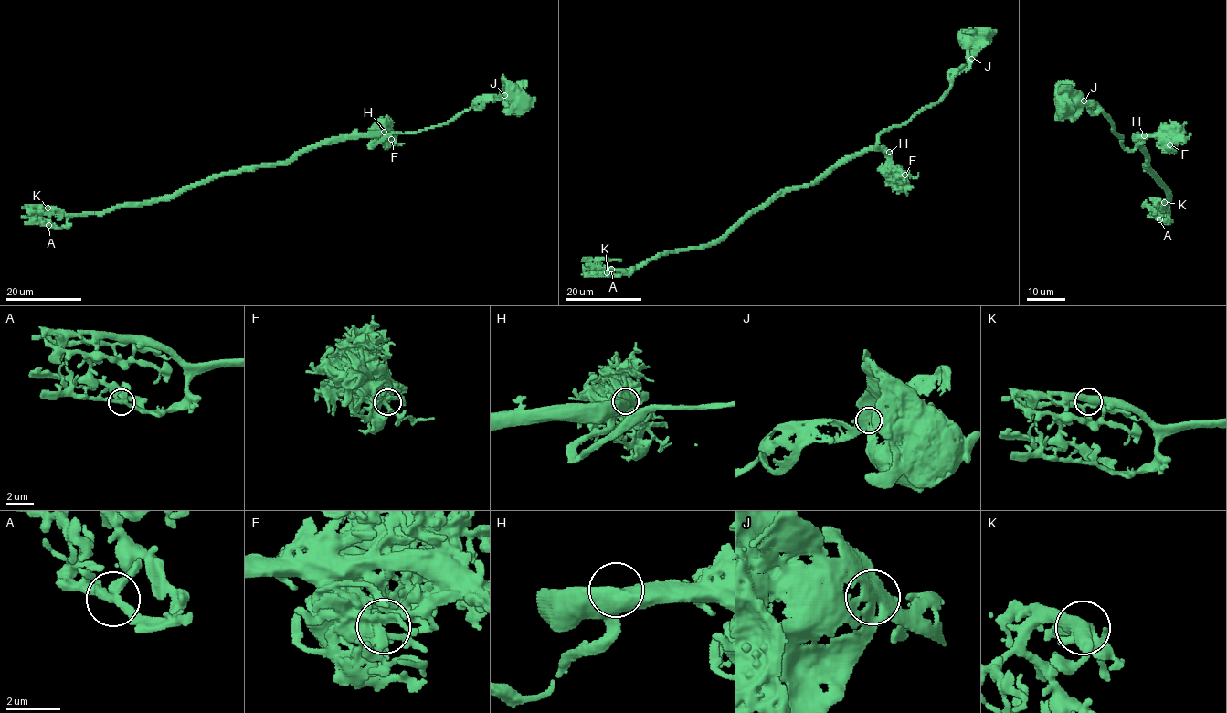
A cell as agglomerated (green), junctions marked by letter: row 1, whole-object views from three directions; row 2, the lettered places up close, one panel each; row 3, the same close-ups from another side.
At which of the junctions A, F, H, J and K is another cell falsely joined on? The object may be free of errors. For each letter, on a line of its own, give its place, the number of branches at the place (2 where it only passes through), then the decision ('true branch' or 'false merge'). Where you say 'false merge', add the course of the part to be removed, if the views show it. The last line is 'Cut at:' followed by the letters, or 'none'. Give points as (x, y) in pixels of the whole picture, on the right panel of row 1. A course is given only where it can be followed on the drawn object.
A: at (1159, 219); 3 branches meet; true branch
F: at (1169, 144); 6 branches meet; true branch
H: at (1144, 135); 1 branches meet; true branch
J: at (1084, 101); 4 branches meet; true branch
K: at (1164, 202); 5 branches meet; true branch
Cut at: none

